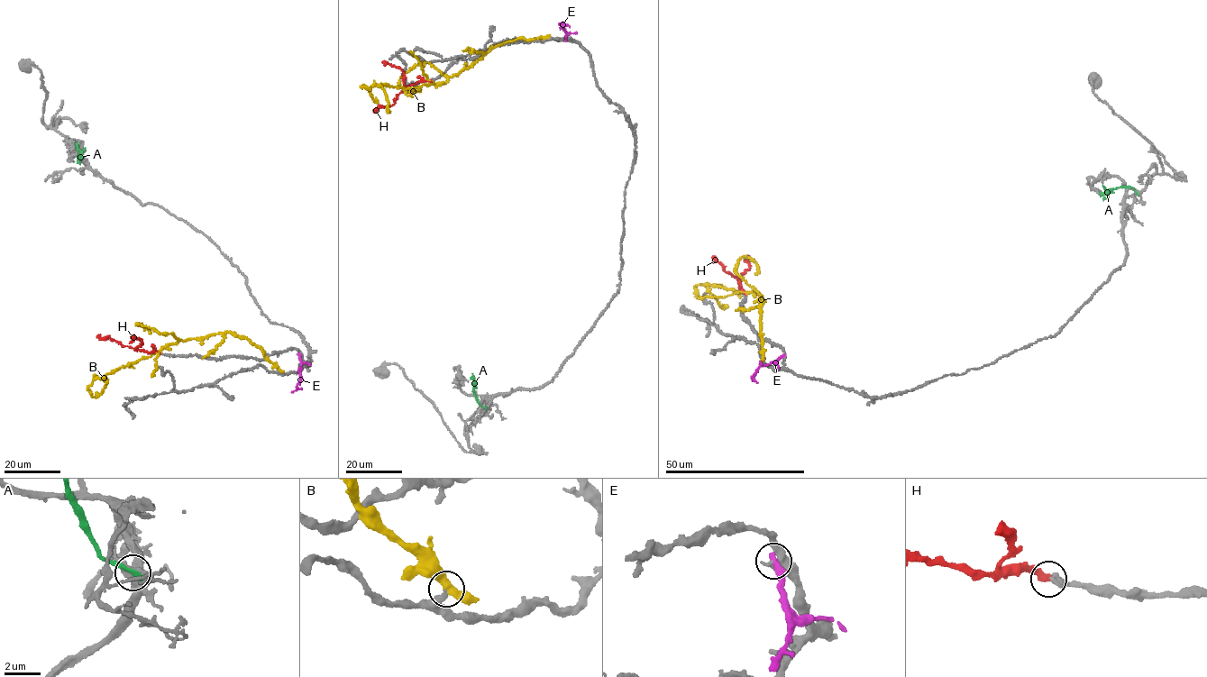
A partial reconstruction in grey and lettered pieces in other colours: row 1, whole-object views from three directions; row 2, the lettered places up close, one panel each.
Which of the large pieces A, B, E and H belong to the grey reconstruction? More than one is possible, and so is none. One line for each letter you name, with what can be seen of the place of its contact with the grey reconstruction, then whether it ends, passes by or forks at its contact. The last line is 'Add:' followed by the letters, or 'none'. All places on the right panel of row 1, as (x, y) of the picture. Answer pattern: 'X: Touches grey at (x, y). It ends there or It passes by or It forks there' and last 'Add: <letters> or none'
H: Touches grey at (745, 294). It ends there
Add: H

